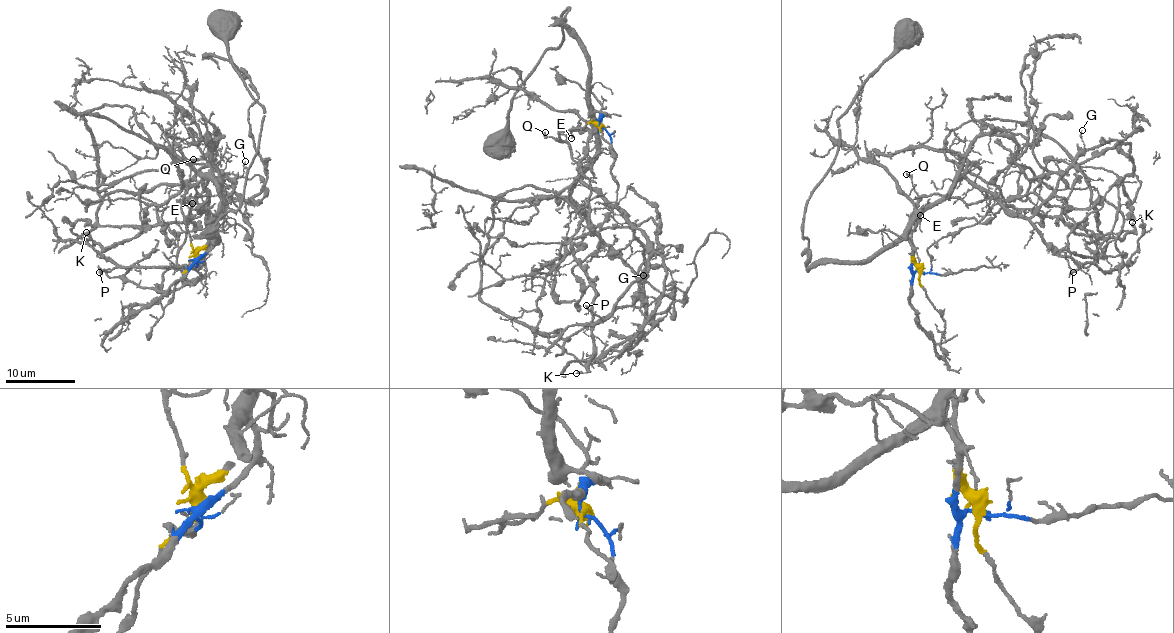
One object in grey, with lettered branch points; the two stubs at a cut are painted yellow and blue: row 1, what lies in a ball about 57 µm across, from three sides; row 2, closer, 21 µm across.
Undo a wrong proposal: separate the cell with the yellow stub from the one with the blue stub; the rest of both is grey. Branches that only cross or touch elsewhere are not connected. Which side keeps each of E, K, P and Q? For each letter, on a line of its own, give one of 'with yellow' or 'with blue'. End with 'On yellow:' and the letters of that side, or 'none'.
E: with yellow
K: with yellow
P: with blue
Q: with yellow
On yellow: E, K, Q

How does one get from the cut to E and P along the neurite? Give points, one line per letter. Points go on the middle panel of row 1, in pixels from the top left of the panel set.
E: (601, 126), (591, 122), (569, 130), (573, 135), (570, 137)
P: (601, 127), (606, 113), (597, 111), (596, 148), (583, 184), (641, 231), (649, 267), (607, 318), (586, 305)

